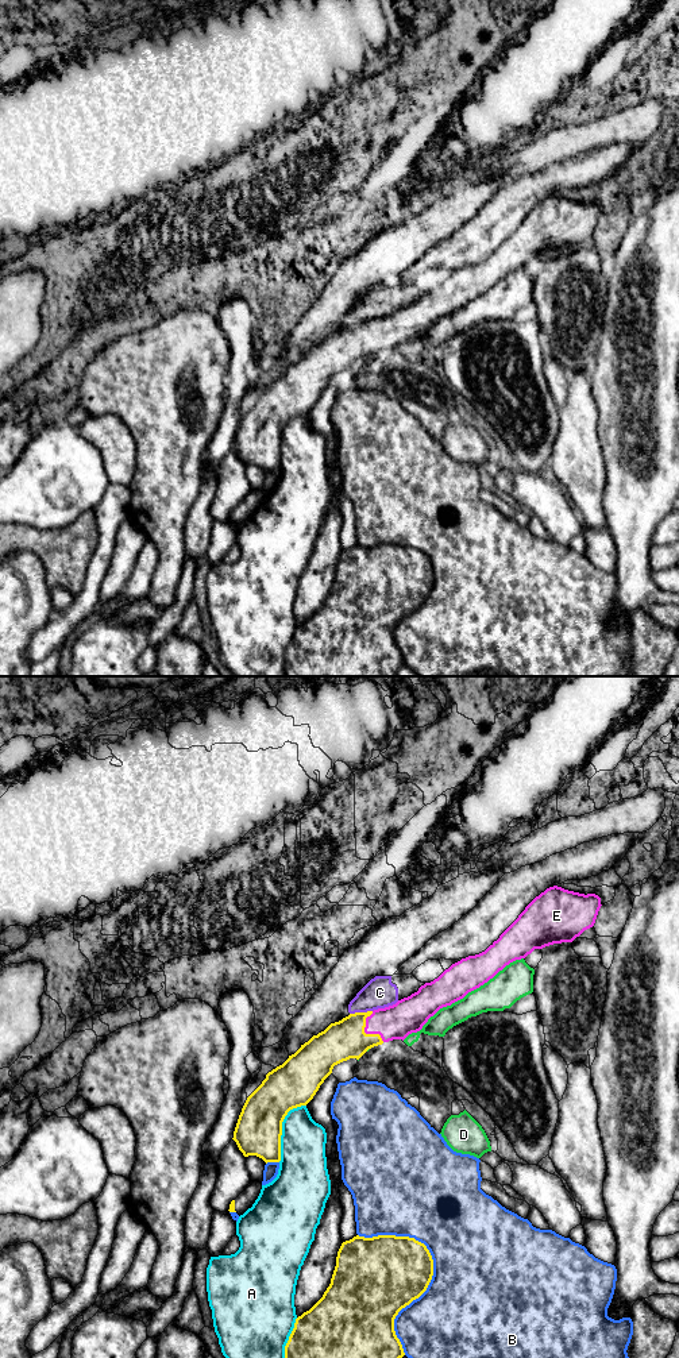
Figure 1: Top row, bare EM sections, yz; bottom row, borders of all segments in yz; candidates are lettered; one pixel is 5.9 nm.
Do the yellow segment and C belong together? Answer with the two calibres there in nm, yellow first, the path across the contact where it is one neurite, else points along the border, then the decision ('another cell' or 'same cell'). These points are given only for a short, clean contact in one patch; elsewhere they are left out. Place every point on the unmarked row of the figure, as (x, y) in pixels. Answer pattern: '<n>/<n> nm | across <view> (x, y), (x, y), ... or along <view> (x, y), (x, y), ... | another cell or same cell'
240/190 nm | along yz (371, 319), (350, 323) | another cell

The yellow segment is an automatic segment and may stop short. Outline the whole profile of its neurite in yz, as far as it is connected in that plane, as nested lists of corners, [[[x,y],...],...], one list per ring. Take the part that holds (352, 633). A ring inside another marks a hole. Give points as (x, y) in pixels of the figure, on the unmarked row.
[[[356,544],[343,551],[329,595],[309,620],[296,628],[285,655],[286,676],[397,676],[405,661],[394,640],[394,628],[402,617],[427,599],[432,585],[432,564],[427,555],[414,547]]]

